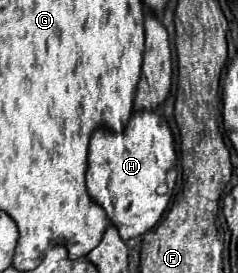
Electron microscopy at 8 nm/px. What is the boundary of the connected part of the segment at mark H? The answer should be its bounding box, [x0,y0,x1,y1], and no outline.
[86,110,178,240]

